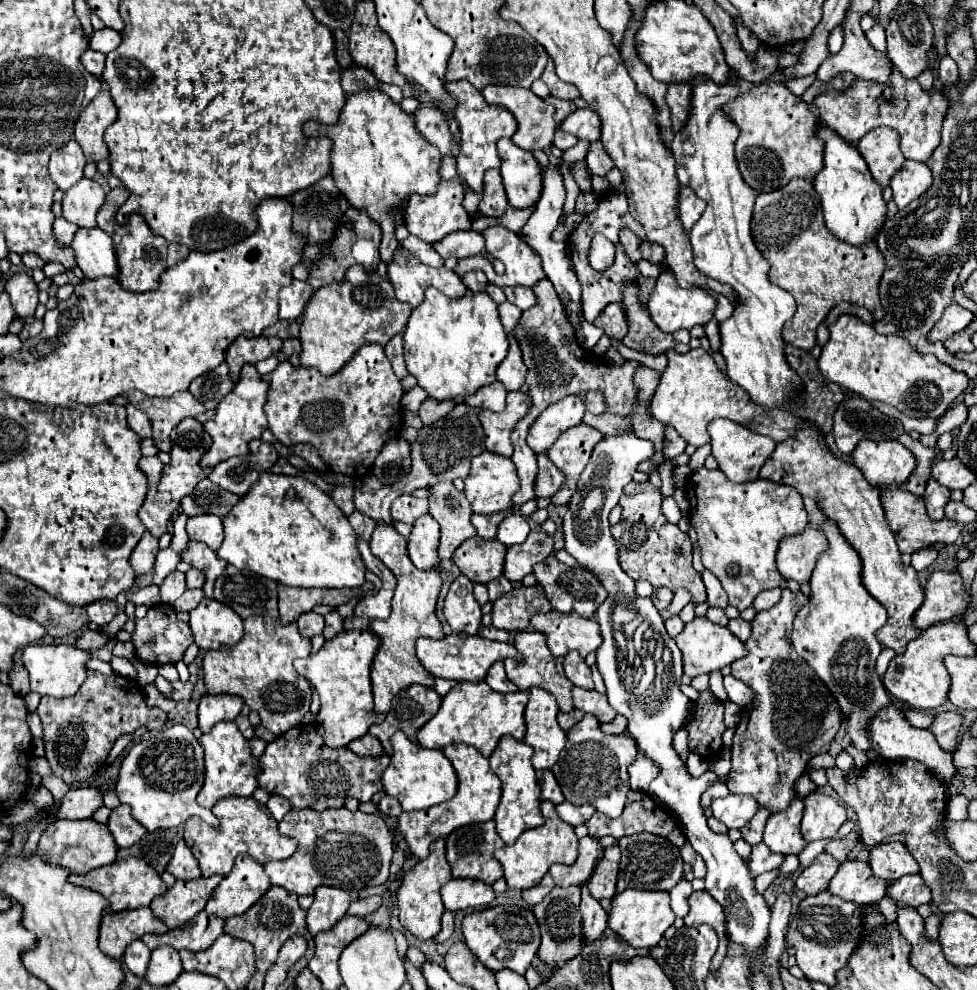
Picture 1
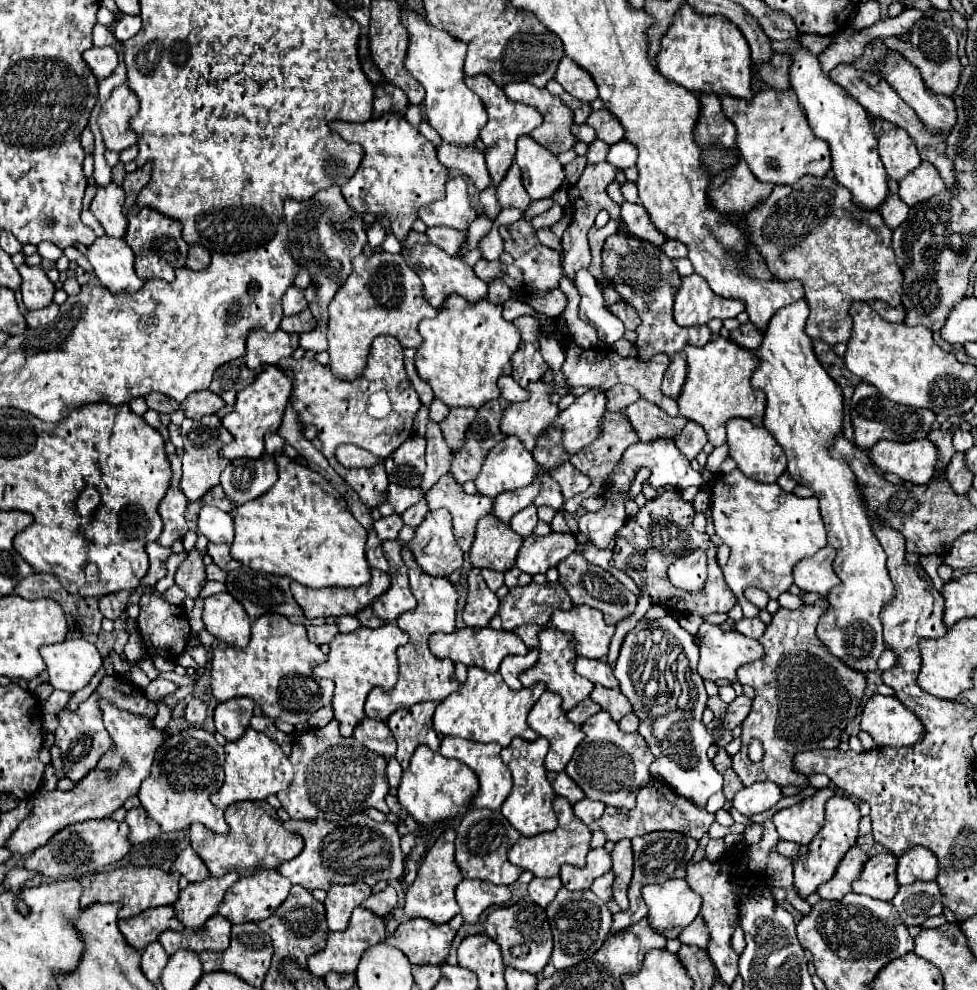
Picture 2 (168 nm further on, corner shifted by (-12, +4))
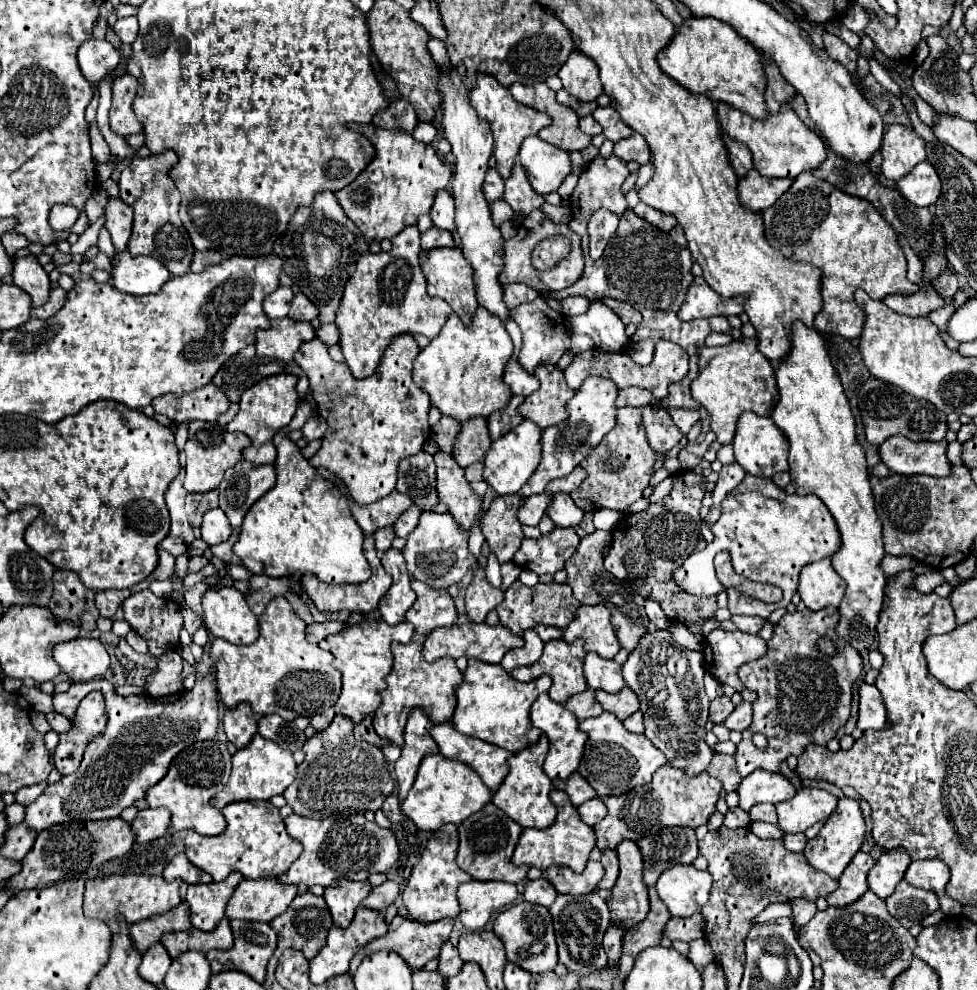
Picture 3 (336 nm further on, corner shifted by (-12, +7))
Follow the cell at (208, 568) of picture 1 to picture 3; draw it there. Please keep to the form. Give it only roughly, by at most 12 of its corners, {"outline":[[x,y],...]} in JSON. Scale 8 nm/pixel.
{"outline":[[235,538],[223,542],[223,544],[211,546],[219,560],[231,562],[231,552]]}

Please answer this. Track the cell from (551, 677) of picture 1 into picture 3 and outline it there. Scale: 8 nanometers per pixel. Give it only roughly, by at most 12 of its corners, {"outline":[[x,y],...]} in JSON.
{"outline":[[549,640],[535,664],[511,676],[531,682],[551,676],[551,700],[589,688],[583,640]]}

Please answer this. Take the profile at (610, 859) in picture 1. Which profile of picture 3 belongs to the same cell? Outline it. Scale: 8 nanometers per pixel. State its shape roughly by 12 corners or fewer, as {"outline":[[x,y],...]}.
{"outline":[[623,840],[619,878],[607,906],[631,928],[649,912],[643,860]]}

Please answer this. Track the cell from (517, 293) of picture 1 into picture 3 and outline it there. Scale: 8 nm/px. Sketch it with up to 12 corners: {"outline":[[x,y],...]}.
{"outline":[[583,296],[559,300],[563,316],[581,314],[589,308]]}

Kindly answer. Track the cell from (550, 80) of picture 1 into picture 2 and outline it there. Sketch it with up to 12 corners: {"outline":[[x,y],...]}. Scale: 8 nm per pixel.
{"outline":[[569,57],[561,59],[555,81],[579,101],[599,95],[593,77]]}

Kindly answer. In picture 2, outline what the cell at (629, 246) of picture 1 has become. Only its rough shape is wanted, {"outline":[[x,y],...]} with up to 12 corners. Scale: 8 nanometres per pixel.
{"outline":[[623,203],[621,219],[631,235],[663,245],[645,207]]}

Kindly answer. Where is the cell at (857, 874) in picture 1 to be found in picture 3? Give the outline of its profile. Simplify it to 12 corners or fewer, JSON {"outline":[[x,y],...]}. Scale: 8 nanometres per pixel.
{"outline":[[903,848],[885,850],[869,870],[869,890],[893,894],[911,858]]}

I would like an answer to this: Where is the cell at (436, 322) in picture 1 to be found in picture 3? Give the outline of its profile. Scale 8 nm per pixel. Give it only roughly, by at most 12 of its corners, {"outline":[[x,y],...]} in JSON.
{"outline":[[449,314],[413,382],[441,414],[487,418],[511,398],[503,320]]}

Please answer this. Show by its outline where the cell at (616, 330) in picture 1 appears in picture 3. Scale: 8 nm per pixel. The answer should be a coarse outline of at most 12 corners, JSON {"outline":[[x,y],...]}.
{"outline":[[605,298],[603,302],[623,320],[641,324],[643,316],[631,304]]}

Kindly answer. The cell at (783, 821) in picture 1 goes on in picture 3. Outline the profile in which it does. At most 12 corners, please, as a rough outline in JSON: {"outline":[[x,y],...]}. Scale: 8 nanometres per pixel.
{"outline":[[803,788],[777,802],[779,826],[805,832],[823,822],[837,796]]}

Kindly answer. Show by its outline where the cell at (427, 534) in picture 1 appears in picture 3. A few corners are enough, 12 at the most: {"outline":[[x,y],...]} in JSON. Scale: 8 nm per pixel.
{"outline":[[423,512],[403,548],[409,574],[449,588],[477,566],[447,512]]}

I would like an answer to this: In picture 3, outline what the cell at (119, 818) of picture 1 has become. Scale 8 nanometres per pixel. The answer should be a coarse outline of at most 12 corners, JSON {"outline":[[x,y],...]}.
{"outline":[[167,808],[139,810],[131,828],[135,842],[161,838],[169,826]]}

